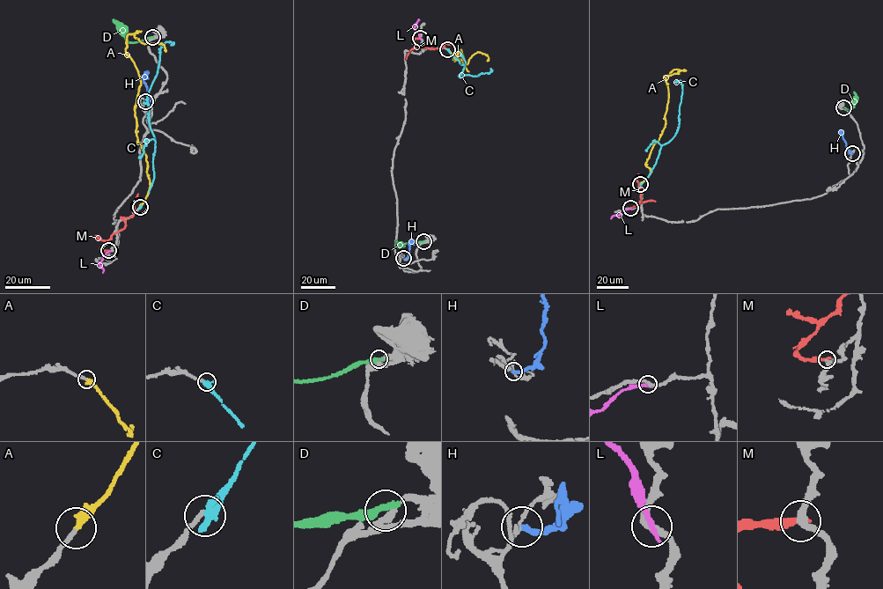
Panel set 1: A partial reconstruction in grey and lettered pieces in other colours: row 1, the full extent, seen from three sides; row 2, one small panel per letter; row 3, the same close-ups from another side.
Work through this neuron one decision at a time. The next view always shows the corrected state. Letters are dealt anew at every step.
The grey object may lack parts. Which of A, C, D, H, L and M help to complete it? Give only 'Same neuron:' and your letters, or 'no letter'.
Same neuron: A

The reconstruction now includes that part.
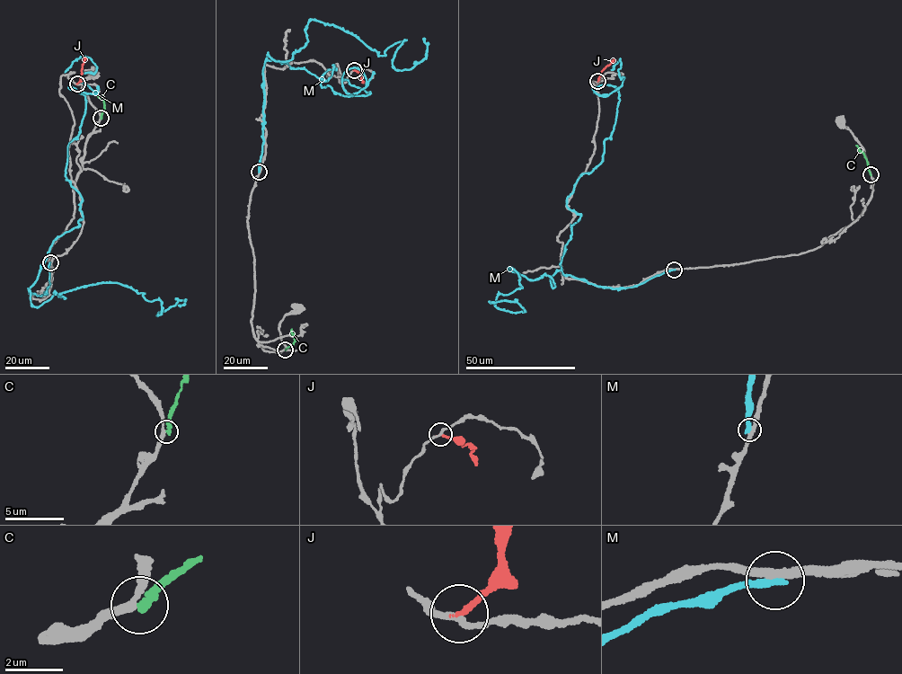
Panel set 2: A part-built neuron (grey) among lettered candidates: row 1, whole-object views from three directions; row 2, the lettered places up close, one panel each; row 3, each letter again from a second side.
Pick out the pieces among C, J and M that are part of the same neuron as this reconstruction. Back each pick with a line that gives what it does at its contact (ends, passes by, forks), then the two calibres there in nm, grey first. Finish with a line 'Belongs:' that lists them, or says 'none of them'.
Belongs: none of them

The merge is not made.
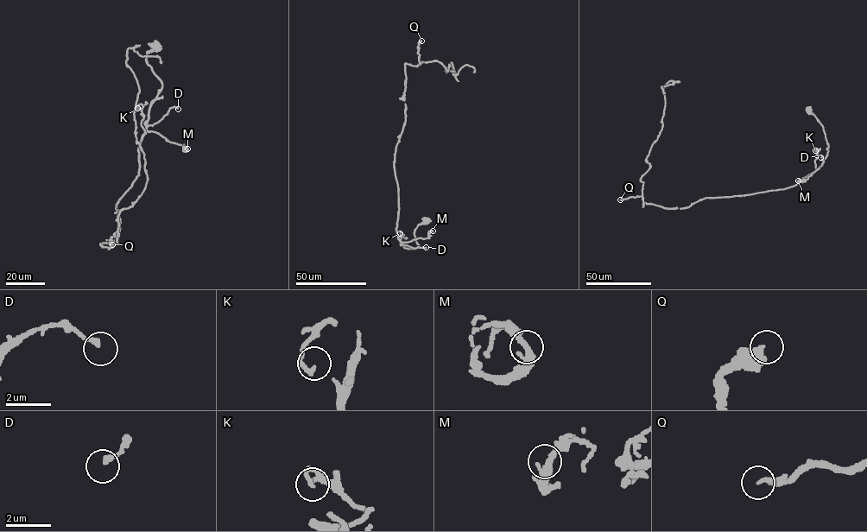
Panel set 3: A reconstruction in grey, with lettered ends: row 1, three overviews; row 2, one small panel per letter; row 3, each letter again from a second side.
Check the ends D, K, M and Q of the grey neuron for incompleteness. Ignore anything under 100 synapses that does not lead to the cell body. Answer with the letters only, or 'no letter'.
Q

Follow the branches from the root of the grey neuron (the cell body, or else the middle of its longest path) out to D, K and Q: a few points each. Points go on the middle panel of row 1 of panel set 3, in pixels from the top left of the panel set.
D: (427, 220), (415, 228), (417, 247), (408, 249), (401, 243), (414, 248), (426, 247)
K: (427, 220), (415, 228), (418, 245), (415, 249), (404, 248), (400, 240), (400, 235), (404, 234), (400, 233)
Q: (427, 220), (415, 228), (417, 247), (404, 248), (394, 163), (406, 119), (405, 64), (420, 63), (421, 41)

